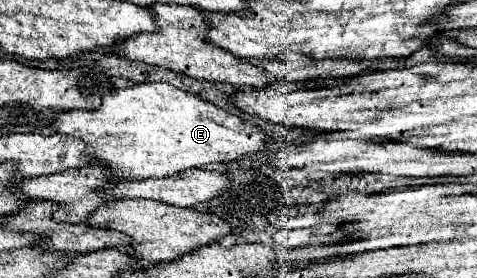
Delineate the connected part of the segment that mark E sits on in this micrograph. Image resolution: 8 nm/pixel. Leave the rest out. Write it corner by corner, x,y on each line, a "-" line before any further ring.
140,83
134,87
118,89
112,95
104,95
102,107
96,111
66,111
54,119
54,131
82,137
88,143
88,151
100,161
108,163
112,173
124,179
150,179
150,177
172,177
176,173
198,169
214,163
230,163
246,155
268,151
274,145
268,131
256,127
250,121
194,95
182,91
170,83

